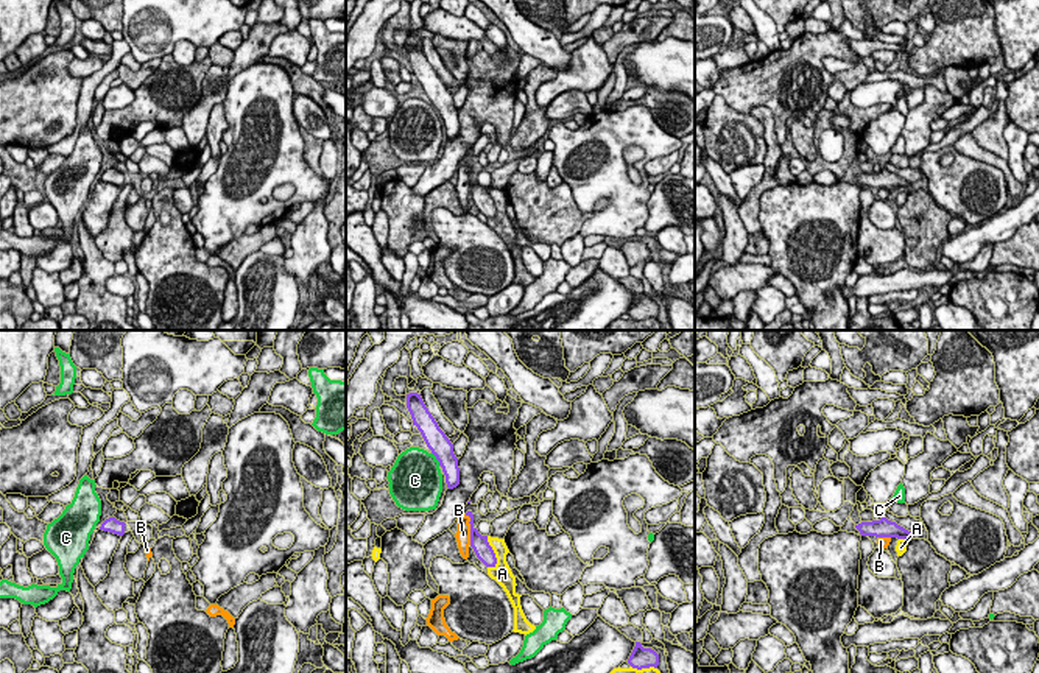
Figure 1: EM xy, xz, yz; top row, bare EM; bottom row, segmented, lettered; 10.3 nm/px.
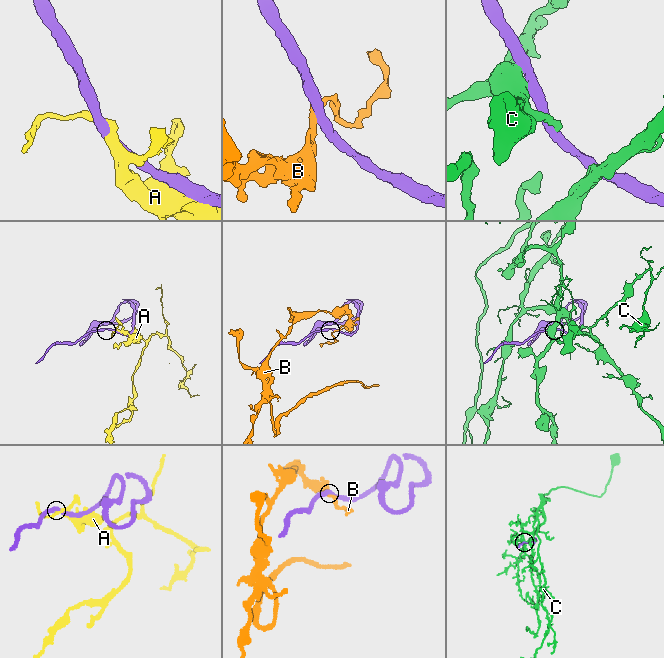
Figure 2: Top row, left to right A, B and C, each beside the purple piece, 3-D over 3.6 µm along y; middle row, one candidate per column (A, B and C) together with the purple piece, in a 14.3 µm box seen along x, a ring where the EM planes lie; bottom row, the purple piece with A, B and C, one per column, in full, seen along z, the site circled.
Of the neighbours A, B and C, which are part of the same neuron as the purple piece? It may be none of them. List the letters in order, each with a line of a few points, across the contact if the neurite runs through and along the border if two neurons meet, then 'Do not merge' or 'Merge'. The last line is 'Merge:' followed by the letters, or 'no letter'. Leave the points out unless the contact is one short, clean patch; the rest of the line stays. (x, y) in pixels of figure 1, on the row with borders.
A: Do not merge
B: Line: xz (464, 514), (469, 517), (471, 544). Do not merge
C: Do not merge
Merge: no letter

